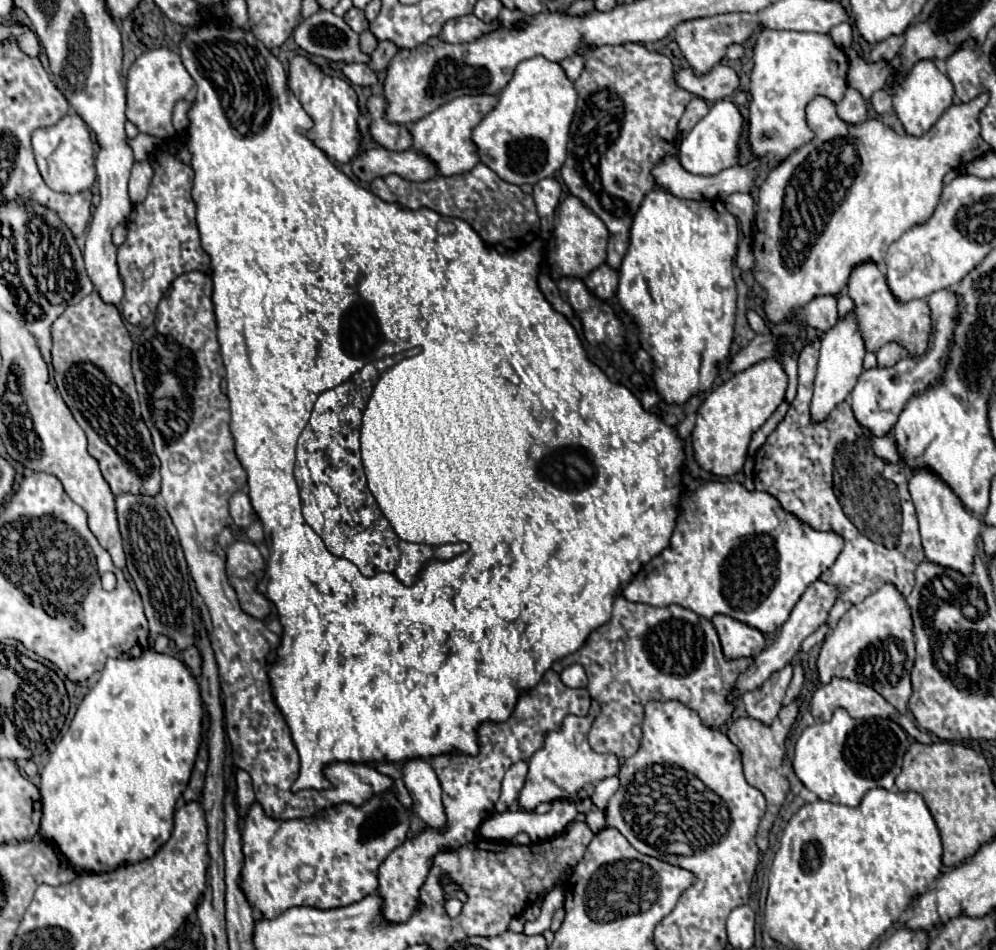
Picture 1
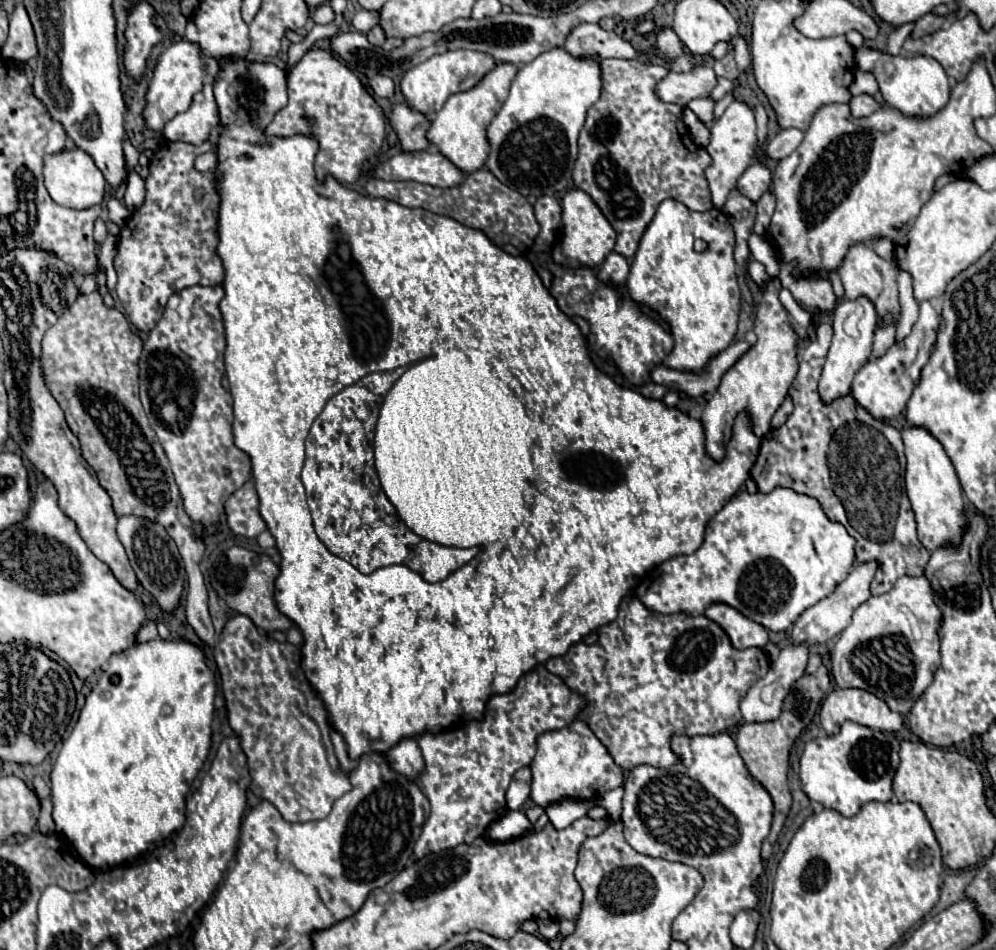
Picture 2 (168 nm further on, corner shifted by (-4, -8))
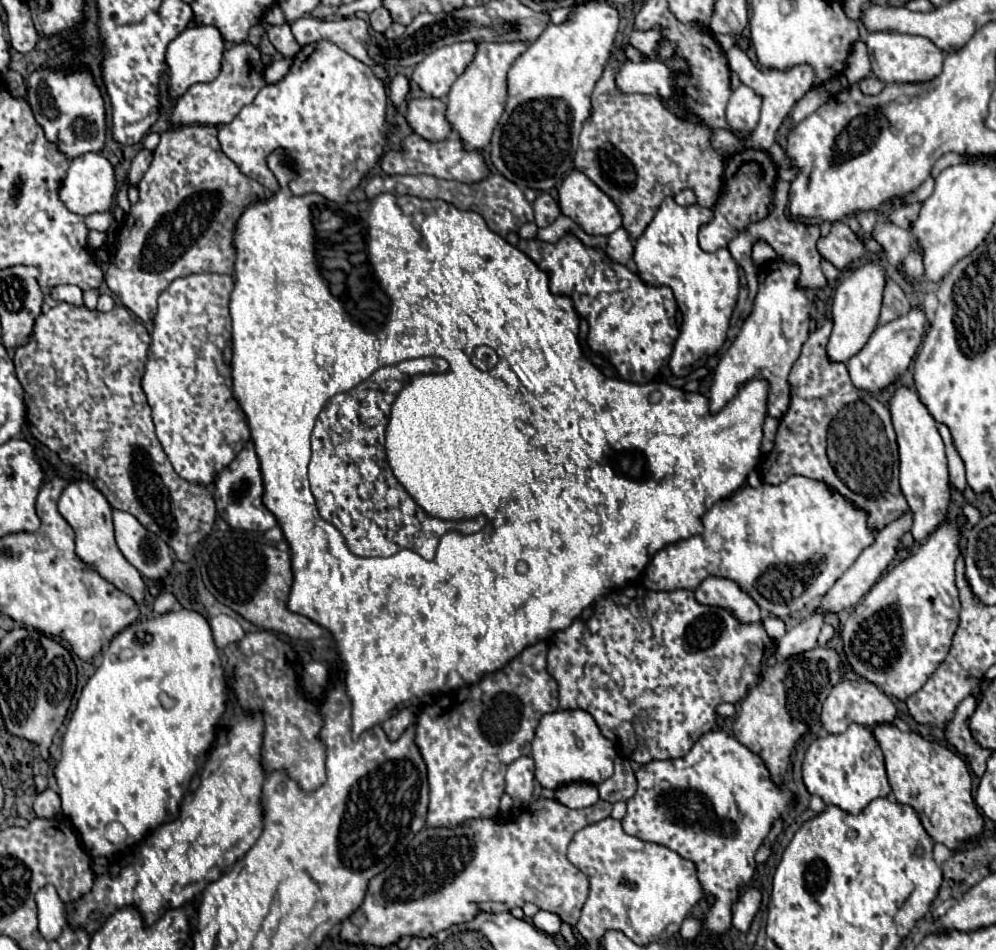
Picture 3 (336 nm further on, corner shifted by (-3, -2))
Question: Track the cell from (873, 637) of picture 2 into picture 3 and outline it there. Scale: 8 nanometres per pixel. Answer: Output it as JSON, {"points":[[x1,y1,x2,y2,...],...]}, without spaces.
{"points":[[963,519,941,525,911,557,889,569,861,599,841,629,843,649,851,669,889,697,905,701,917,693,947,657,959,621,955,587,957,539]]}

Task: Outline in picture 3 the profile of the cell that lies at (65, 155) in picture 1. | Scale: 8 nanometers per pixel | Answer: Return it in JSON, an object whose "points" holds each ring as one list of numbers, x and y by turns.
{"points":[[85,153,71,159,67,175,59,187,59,199,65,207,77,215,89,215,95,211,107,211,113,205,115,197,115,173,111,163,101,153]]}

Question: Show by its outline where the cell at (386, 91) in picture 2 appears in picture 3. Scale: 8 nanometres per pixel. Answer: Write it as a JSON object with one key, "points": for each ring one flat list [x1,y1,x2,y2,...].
{"points":[[395,75,389,79,389,99,393,107,399,107,405,101,405,95,409,93,409,81,405,75]]}

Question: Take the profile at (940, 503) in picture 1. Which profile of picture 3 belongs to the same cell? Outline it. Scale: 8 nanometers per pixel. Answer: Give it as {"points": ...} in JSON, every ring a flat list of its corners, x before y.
{"points":[[899,387,893,393,889,409,899,443,899,483,913,513,913,527,911,527,913,539,921,543,947,519,951,485,949,485,945,445,937,431,935,419,929,415,927,407,919,401,913,389]]}

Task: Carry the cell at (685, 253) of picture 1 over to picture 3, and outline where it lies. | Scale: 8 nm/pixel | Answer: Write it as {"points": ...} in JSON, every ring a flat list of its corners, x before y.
{"points":[[665,197,653,221,635,241,633,253,641,281,655,287,669,285,679,303,683,323,669,359,669,369,677,377,687,375,721,349,739,293,739,271,731,253,727,249,707,253,699,247,697,231,701,221,713,221,713,211,699,205,681,207,673,197]]}

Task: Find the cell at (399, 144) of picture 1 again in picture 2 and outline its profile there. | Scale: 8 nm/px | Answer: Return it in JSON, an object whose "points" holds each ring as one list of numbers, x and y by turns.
{"points":[[398,103,392,107,390,127,398,133,404,151,424,151,430,147,426,139,428,123,430,119,426,115,412,111,412,107,408,107,406,103]]}

